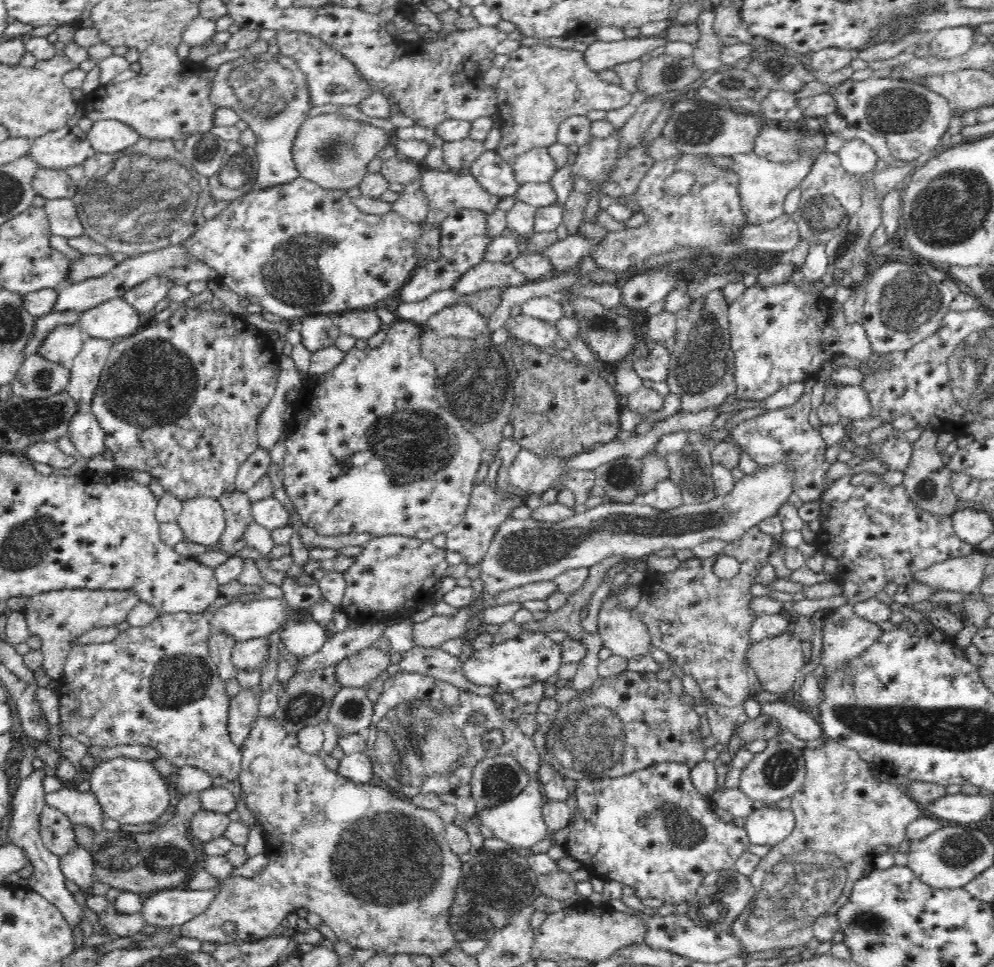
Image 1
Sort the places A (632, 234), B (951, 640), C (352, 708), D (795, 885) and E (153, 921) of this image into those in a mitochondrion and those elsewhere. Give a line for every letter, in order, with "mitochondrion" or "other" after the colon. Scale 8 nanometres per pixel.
A: other
B: other
C: mitochondrion
D: mitochondrion
E: other

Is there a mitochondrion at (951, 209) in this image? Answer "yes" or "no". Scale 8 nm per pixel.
yes

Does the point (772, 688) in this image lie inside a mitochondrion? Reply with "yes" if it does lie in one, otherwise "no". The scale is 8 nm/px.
no

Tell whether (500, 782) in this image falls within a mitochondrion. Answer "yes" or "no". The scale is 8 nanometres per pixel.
yes

